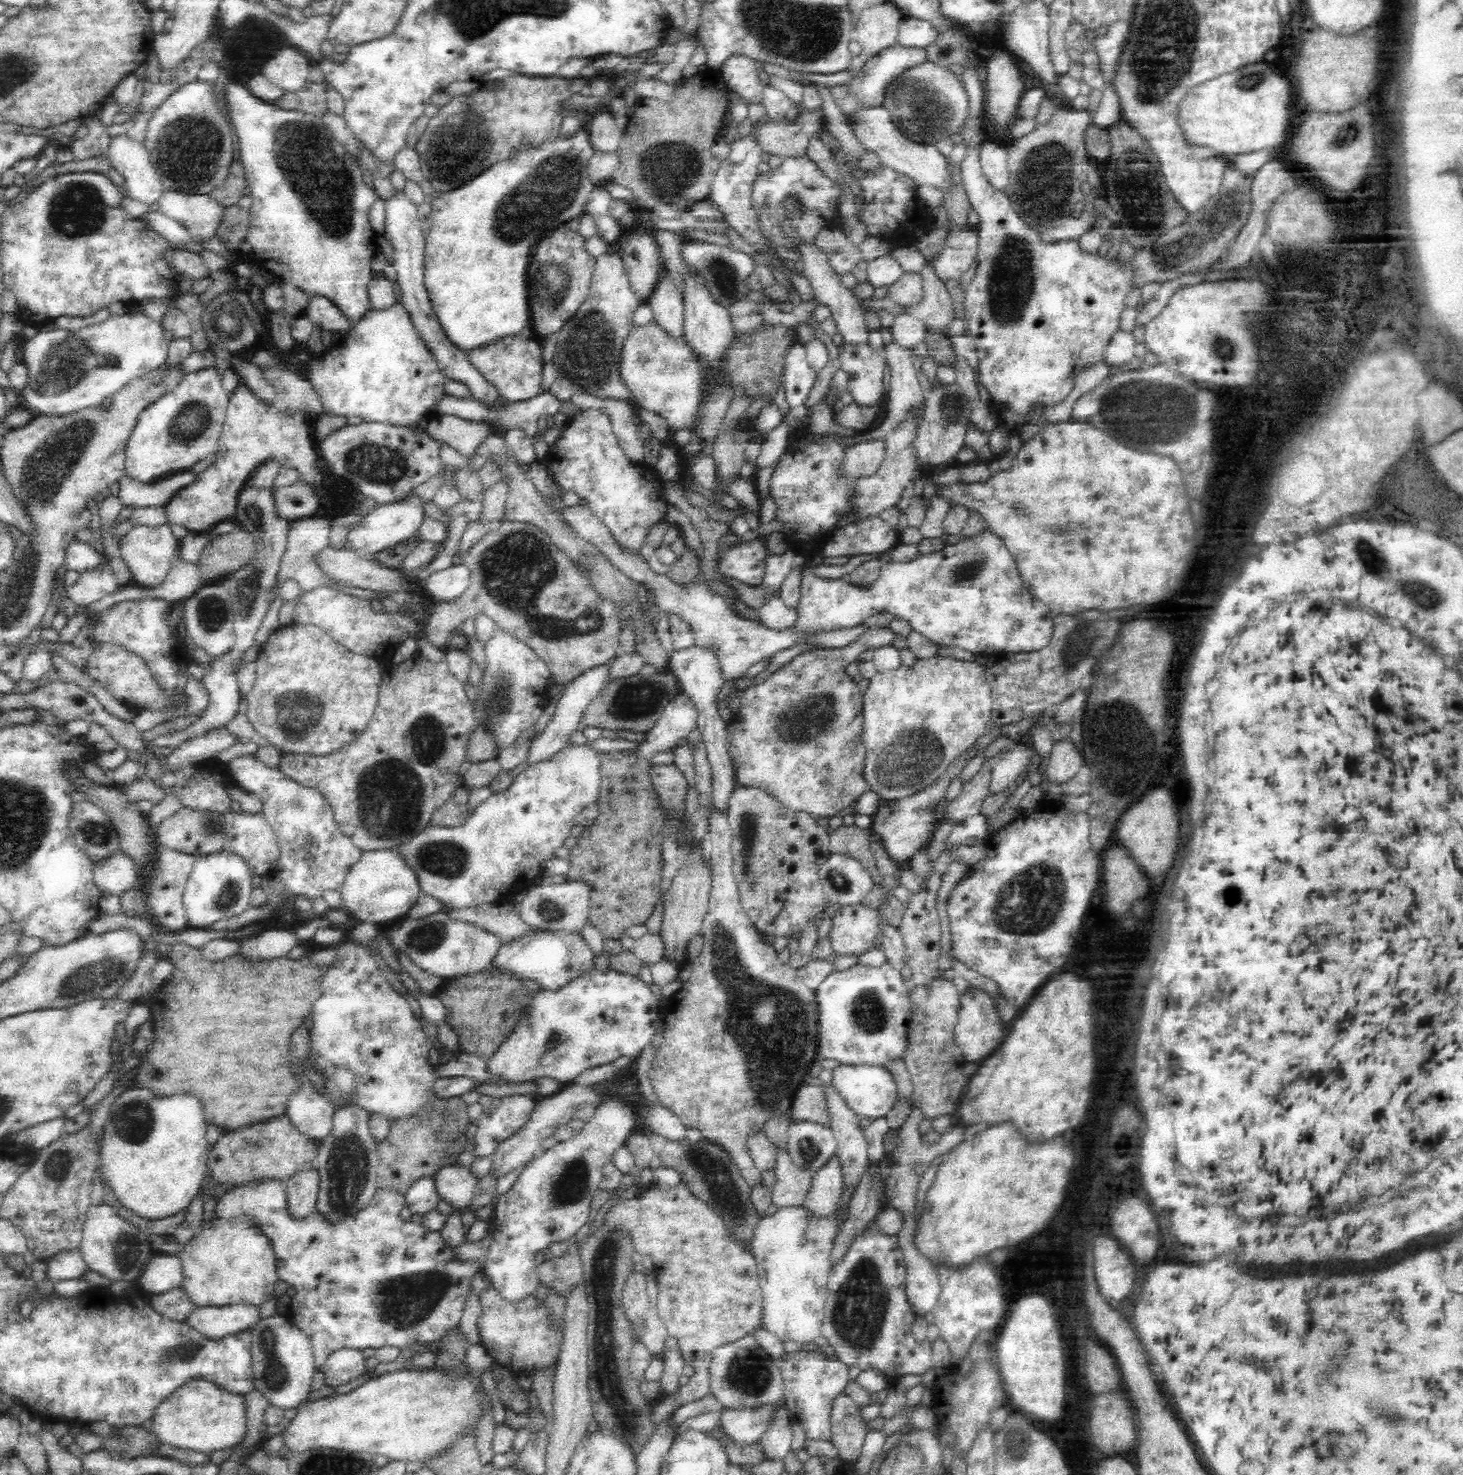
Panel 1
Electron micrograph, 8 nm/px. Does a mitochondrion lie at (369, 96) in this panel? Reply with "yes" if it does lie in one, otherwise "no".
no

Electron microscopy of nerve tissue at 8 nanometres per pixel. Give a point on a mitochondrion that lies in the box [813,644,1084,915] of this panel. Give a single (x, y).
(913, 752)

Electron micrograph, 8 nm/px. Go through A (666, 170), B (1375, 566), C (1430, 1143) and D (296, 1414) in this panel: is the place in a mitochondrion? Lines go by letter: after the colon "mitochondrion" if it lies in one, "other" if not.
A: mitochondrion
B: mitochondrion
C: other
D: other

